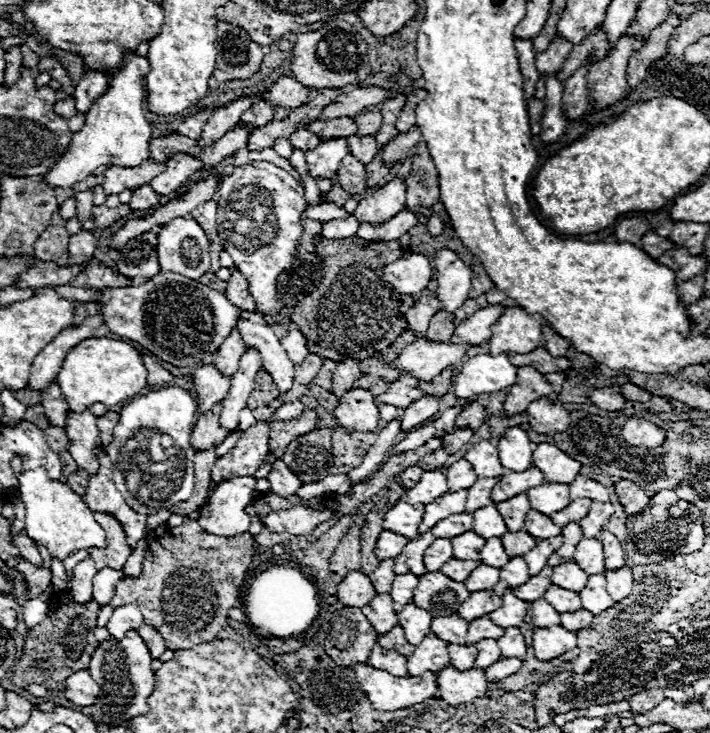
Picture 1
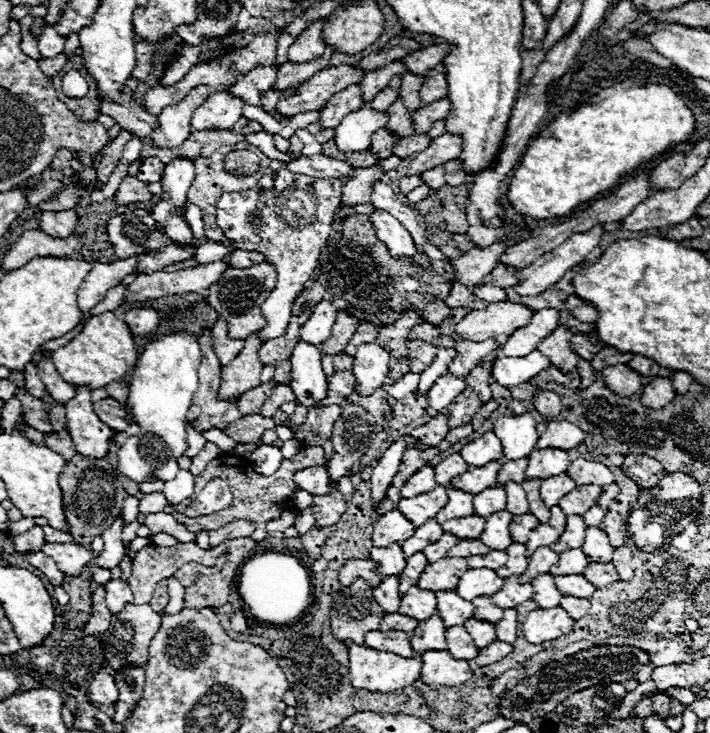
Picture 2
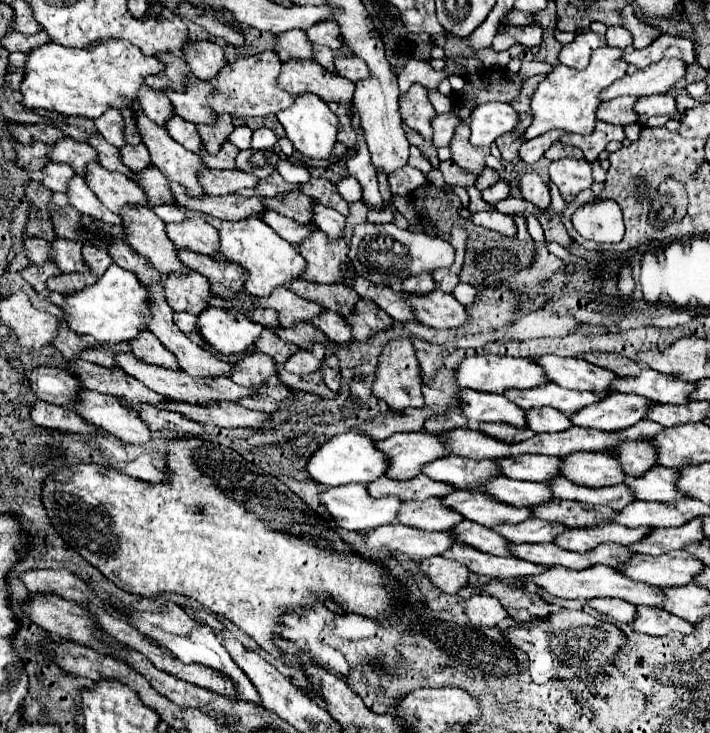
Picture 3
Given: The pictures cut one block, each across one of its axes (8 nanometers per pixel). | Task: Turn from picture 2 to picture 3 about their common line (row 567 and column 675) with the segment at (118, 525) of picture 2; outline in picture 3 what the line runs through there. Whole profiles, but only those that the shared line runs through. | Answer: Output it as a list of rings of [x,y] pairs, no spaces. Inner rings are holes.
[[[658,94],[658,96],[644,96],[638,100],[636,112],[640,114],[640,124],[646,122],[650,116],[668,116],[674,118],[678,114],[676,98],[672,94]]]

